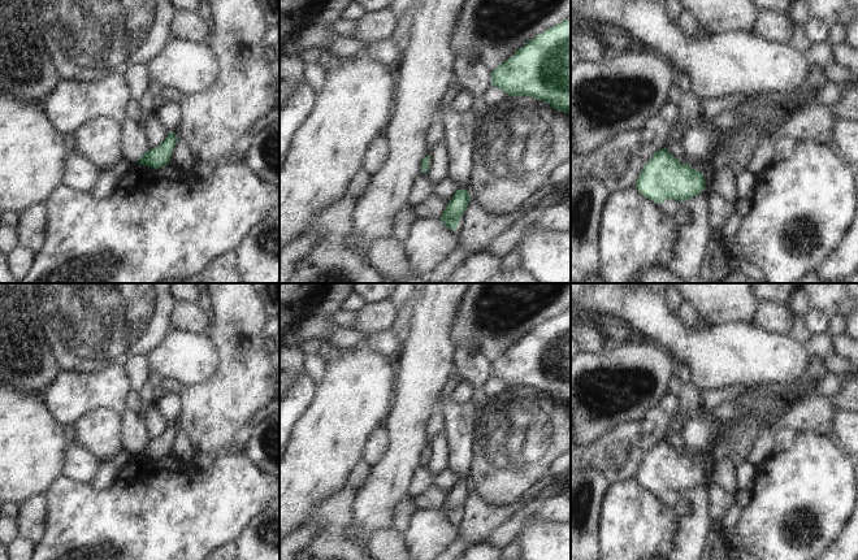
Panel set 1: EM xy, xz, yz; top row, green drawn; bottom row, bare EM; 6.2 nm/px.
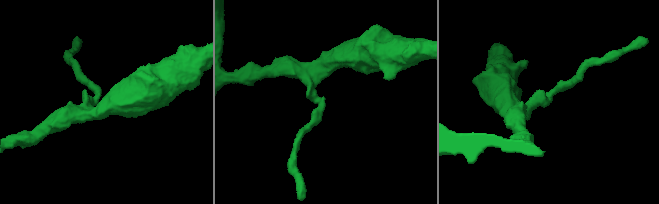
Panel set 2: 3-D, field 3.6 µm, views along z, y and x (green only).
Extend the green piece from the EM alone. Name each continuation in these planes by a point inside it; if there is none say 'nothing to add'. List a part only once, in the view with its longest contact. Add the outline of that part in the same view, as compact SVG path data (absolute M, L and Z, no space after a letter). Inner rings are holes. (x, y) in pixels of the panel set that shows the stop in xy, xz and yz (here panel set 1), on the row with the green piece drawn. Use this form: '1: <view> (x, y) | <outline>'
nothing to add

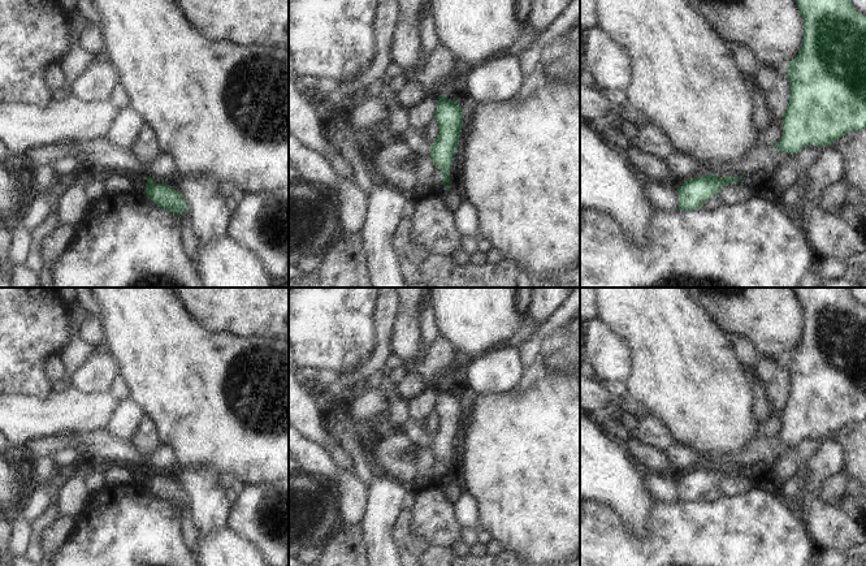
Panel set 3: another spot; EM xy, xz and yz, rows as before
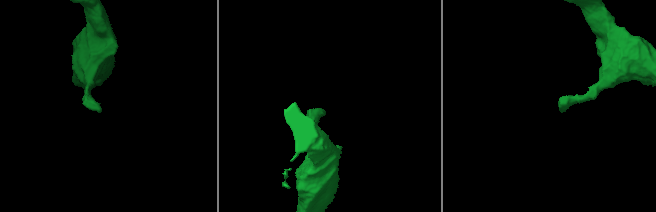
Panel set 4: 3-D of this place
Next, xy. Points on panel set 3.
nothing to add

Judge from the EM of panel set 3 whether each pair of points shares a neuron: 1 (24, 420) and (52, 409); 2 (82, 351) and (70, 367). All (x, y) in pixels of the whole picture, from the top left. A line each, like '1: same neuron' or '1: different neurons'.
1: same neuron
2: same neuron

